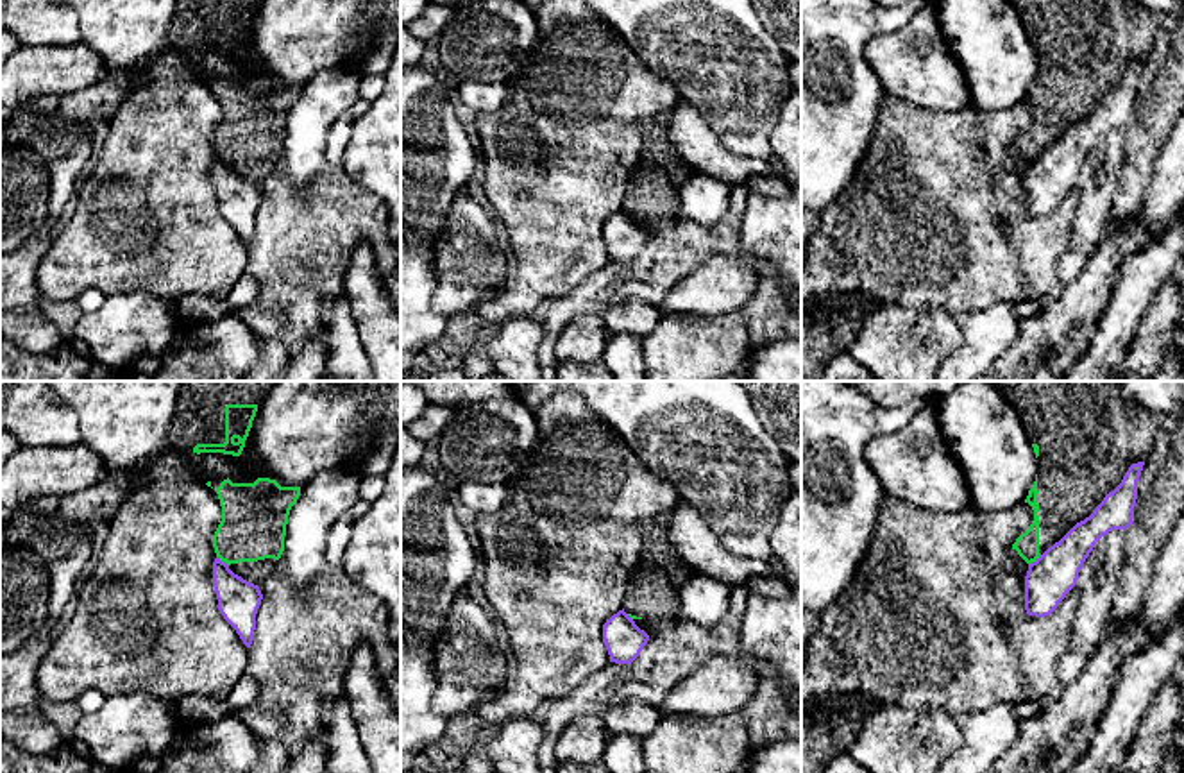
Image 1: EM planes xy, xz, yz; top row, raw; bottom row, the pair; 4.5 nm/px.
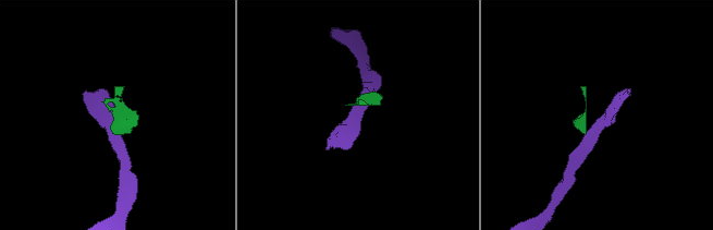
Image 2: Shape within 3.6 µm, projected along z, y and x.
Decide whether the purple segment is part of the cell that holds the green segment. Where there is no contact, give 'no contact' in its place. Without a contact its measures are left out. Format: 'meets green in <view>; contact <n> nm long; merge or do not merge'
meets green in yz; contact 80 nm long; do not merge

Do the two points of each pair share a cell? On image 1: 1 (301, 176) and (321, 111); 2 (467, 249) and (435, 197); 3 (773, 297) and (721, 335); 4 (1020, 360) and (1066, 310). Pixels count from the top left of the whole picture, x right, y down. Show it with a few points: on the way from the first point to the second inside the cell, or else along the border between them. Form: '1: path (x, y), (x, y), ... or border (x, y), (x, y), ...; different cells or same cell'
1: path (301, 160), (304, 156), (308, 127); same cell
2: border (458, 195), (431, 254); different cells
3: border (743, 310), (750, 355); different cells
4: path (1032, 348), (1057, 322); same cell

